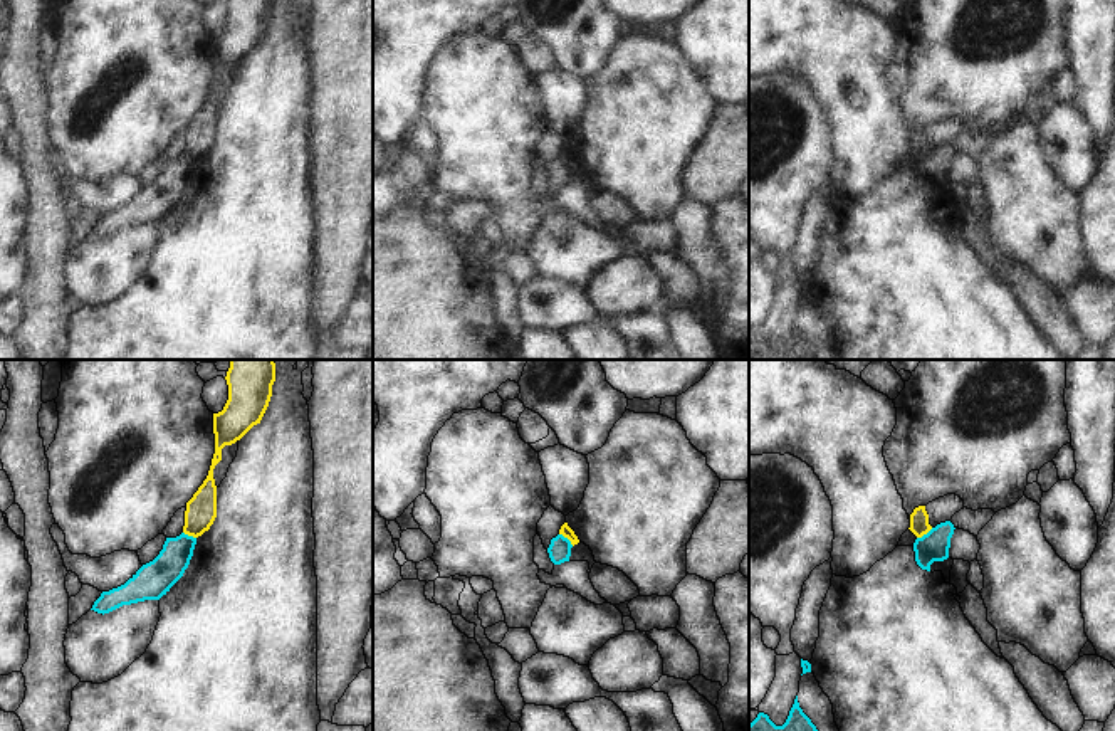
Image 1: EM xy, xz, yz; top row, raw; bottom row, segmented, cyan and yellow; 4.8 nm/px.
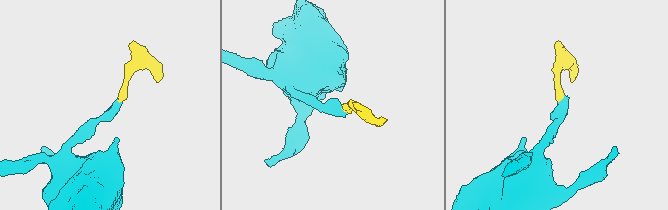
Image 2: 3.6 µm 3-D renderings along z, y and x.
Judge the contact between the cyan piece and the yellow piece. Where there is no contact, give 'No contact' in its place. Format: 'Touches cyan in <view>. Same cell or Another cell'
Touches cyan in xz. Another cell

